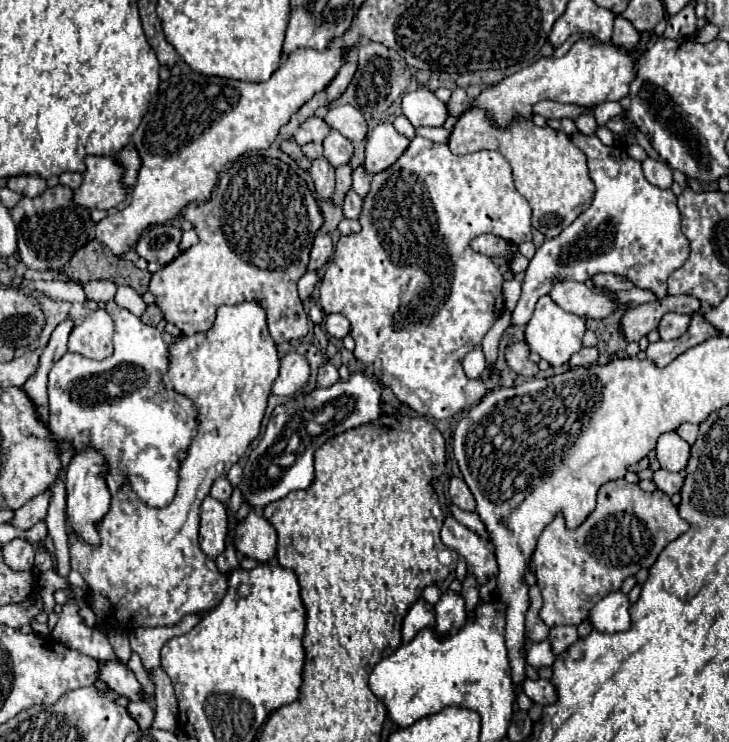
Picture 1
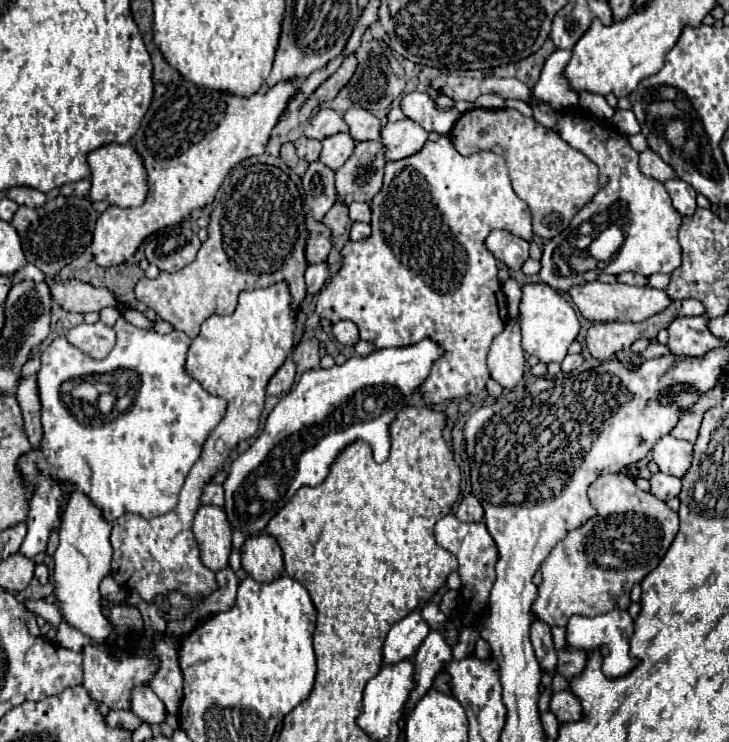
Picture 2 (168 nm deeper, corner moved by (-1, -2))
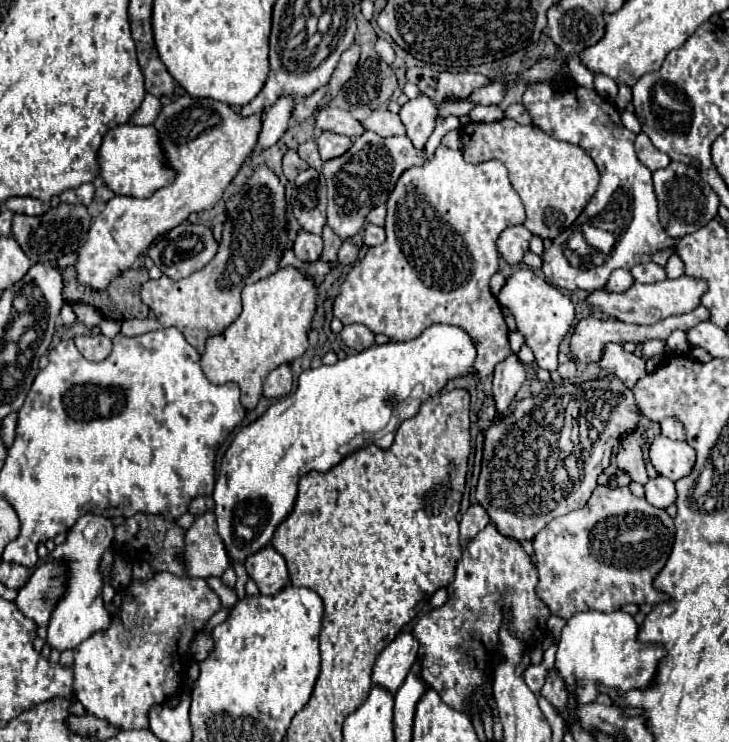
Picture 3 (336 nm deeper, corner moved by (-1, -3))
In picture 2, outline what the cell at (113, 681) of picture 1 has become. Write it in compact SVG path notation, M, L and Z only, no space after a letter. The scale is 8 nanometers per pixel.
M139 686L131 692L131 710L147 724L161 724L165 722L167 710L163 702L157 698L157 694L151 688Z

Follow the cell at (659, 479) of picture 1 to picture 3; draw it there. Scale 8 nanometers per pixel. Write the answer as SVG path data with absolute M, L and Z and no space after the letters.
M657 475L655 479L649 479L645 485L645 499L661 509L667 509L671 503L675 503L675 481Z

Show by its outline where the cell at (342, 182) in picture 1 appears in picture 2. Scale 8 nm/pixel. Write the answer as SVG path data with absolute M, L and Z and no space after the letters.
M335 202L335 206L325 214L323 224L331 230L331 236L345 234L347 228L349 228L349 224L351 224L351 218L349 218L347 208L341 202Z

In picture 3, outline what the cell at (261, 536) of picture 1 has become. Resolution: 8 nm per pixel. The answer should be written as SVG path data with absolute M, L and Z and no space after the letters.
M271 545L249 555L245 559L245 567L247 575L257 583L263 595L275 595L289 581L285 559Z

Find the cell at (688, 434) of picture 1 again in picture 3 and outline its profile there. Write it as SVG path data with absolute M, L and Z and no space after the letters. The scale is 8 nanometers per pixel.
M673 417L661 421L661 433L663 433L665 437L669 437L669 439L685 441L685 427L683 427L677 419L673 419Z

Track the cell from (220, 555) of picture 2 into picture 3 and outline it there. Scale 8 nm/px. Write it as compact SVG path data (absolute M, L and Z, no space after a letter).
M213 511L195 517L195 523L185 535L185 557L191 577L221 577L231 565L227 549L217 533Z

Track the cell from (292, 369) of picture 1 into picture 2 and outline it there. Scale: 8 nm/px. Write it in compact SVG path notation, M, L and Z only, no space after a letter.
M291 358L285 360L285 364L275 372L275 376L267 384L267 394L269 396L279 396L287 394L295 382L295 364Z

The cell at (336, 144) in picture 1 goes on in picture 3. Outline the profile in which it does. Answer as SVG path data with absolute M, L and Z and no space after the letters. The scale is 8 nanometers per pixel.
M323 131L317 139L317 145L319 145L321 159L329 161L329 159L335 159L335 157L341 157L343 153L347 153L351 147L351 139L345 135Z

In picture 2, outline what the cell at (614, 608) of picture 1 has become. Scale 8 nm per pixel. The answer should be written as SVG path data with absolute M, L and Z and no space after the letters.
M611 610L607 614L599 614L599 616L579 616L575 614L573 618L569 618L567 626L567 636L565 636L565 650L585 650L587 654L599 650L599 648L607 648L609 656L603 656L603 664L601 664L601 670L603 674L609 678L609 680L615 680L615 678L621 678L625 674L629 674L639 660L631 658L629 656L629 638L633 636L633 618L629 616L627 610Z

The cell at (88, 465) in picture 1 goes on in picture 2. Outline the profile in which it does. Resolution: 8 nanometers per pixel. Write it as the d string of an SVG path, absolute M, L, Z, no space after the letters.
M73 492L69 498L63 524L59 530L59 546L53 554L53 596L61 610L63 620L73 626L75 630L83 632L85 636L105 642L113 634L113 624L101 612L101 580L111 572L111 524L103 518L101 510L91 504L91 500L81 494Z

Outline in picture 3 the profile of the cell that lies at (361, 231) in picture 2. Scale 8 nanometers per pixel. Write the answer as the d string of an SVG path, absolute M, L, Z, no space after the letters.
M367 225L365 227L365 235L363 235L363 245L367 247L373 247L373 245L379 245L385 241L385 231L383 227L377 227L377 225Z

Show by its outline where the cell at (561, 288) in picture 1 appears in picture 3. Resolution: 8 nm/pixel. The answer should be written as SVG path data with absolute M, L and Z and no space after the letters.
M679 277L679 279L665 279L661 283L633 283L625 293L615 293L609 289L597 289L587 295L587 305L591 309L597 309L609 317L615 317L623 323L635 323L635 325L653 325L665 317L679 315L693 311L699 305L701 295L705 293L705 281L693 279L693 277Z

